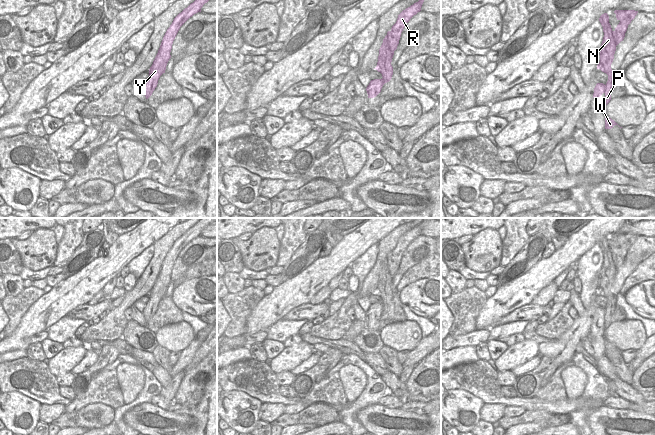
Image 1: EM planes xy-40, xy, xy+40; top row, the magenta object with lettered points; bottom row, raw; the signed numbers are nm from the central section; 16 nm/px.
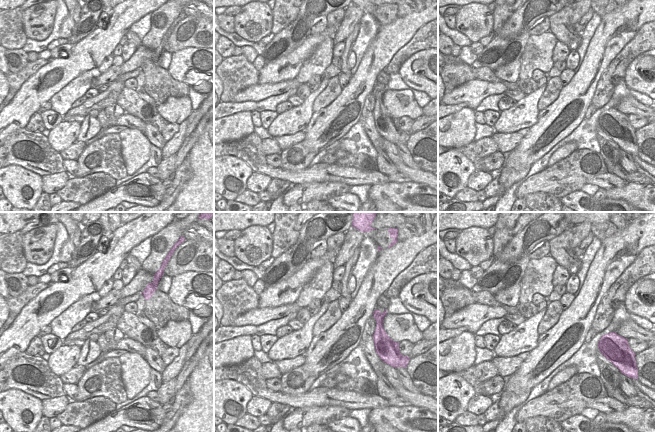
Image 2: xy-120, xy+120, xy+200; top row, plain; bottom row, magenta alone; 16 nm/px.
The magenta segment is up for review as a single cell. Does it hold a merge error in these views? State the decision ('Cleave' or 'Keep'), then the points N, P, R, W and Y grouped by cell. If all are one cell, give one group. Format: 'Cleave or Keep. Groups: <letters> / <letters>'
Cleave. Groups: N P W / R Y.

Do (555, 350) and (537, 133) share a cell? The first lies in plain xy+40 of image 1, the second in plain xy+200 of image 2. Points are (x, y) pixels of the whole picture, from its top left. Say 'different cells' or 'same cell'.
same cell

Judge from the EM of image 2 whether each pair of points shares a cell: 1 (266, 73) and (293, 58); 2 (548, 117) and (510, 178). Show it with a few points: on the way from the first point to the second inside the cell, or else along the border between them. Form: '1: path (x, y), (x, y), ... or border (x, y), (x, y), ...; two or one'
1: path (273, 71), (286, 61); one
2: border (531, 164), (522, 169), (513, 169), (503, 165); two

